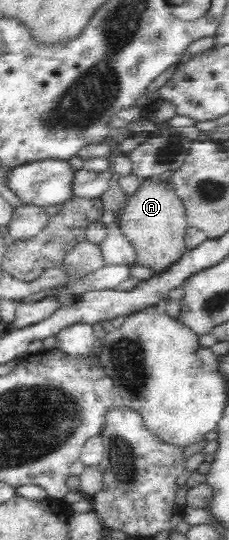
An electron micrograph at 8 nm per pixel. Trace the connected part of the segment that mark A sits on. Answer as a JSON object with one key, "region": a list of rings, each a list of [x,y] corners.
{"region":[[[154,179],[141,181],[138,190],[129,198],[124,214],[120,216],[121,234],[136,251],[135,265],[150,268],[154,276],[163,274],[182,259],[187,250],[184,241],[187,228],[181,198],[178,198],[166,183],[155,182]]]}

